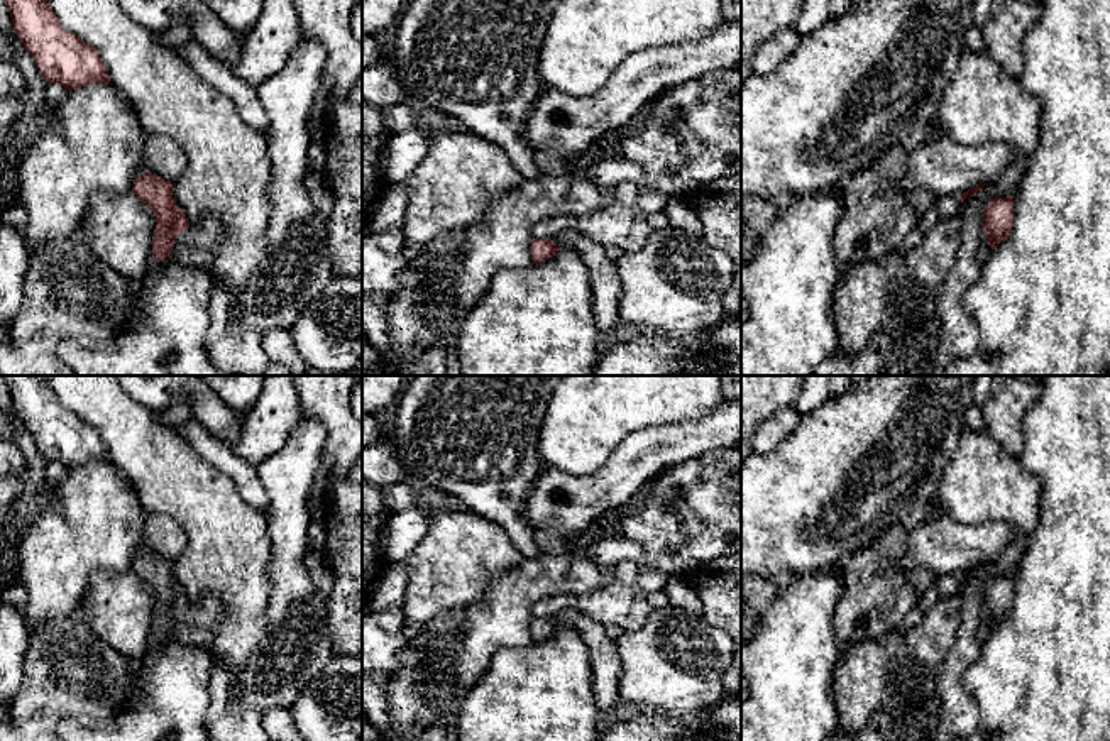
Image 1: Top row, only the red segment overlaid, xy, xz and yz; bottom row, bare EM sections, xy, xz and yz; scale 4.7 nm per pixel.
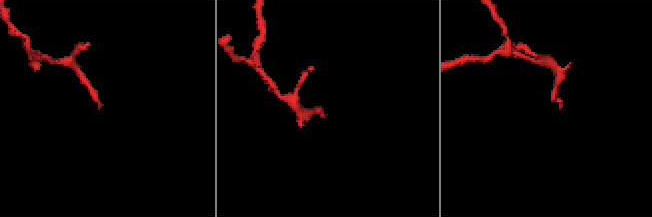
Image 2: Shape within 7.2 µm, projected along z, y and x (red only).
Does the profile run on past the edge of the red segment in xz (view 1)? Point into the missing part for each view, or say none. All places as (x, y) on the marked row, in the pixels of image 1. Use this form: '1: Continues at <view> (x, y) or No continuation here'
1: Continues at xz (606, 286)

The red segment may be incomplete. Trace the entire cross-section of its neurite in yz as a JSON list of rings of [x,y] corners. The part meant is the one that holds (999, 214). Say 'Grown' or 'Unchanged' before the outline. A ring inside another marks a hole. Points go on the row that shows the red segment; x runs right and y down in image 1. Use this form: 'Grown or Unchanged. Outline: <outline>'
Grown. Outline: [[[993,198],[983,208],[983,235],[978,250],[981,264],[988,261],[993,249],[1010,233],[1014,227],[1014,198]]]

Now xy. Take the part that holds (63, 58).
Unchanged. Outline: [[[3,0],[14,32],[34,58],[46,83],[76,90],[86,83],[110,83],[93,46],[66,30],[44,0]]]

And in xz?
Grown. Outline: [[[560,232],[552,239],[533,239],[530,245],[533,264],[548,261],[560,249],[577,252],[589,269],[597,330],[601,335],[607,333],[619,318],[621,279],[616,264],[606,255],[606,247],[577,232]]]

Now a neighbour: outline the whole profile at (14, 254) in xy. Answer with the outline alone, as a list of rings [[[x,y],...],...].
[[[0,223],[0,325],[7,330],[20,310],[29,266],[25,239],[10,225]]]

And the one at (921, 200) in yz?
[[[926,188],[910,193],[910,206],[920,217],[927,208],[936,205],[937,196]]]

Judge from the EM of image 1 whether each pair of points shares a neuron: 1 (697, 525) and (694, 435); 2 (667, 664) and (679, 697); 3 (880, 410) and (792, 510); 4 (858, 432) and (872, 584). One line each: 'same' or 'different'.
1: different
2: same
3: same
4: different

